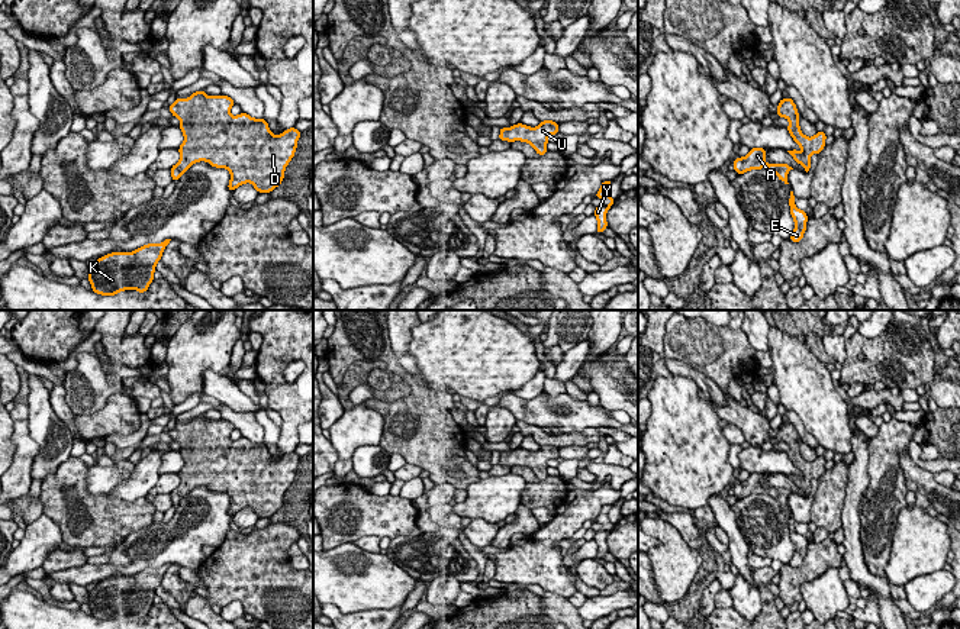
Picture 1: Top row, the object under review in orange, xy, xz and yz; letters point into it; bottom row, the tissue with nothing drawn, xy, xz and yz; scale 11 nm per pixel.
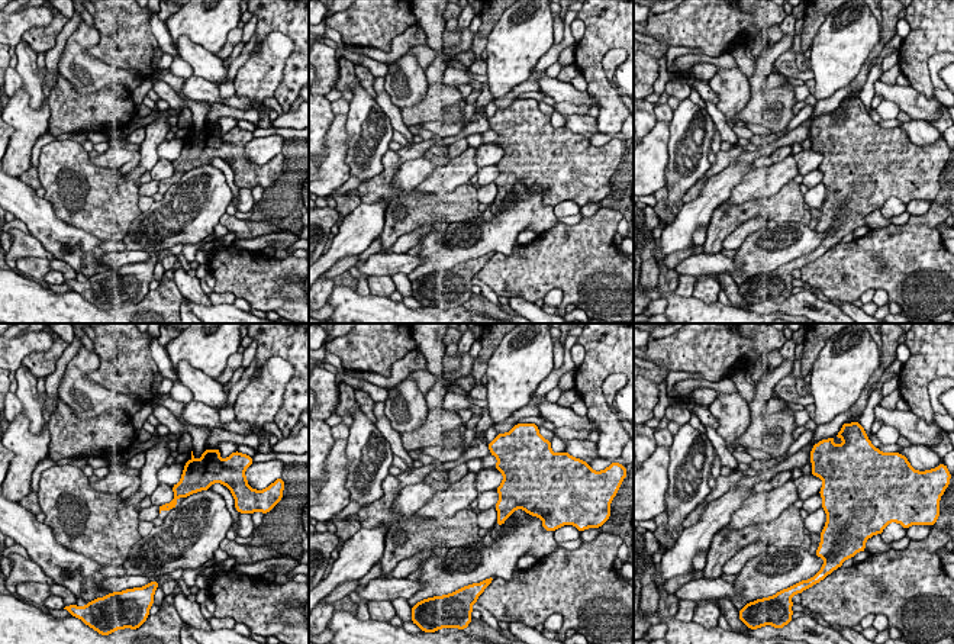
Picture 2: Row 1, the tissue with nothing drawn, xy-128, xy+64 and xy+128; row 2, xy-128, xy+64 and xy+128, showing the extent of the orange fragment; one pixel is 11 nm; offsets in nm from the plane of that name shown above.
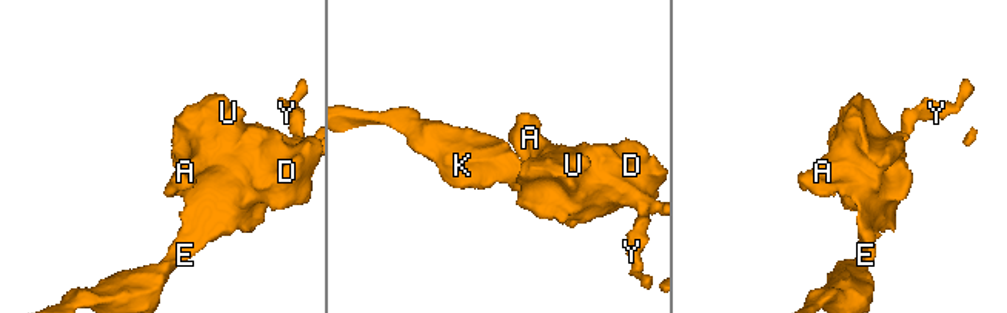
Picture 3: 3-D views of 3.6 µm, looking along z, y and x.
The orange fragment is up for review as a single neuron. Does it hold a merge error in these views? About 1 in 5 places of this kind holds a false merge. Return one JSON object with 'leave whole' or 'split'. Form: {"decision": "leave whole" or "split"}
{"decision": "leave whole"}

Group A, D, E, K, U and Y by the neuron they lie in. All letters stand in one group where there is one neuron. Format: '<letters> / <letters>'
A D E K U Y

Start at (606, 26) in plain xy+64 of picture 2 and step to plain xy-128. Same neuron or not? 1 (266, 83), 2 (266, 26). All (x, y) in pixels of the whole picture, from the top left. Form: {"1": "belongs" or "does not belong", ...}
{"1": "does not belong", "2": "belongs"}

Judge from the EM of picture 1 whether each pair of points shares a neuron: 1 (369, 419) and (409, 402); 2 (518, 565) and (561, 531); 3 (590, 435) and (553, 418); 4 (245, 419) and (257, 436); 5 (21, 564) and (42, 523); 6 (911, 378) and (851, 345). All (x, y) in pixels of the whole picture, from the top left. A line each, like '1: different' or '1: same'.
1: different
2: same
3: different
4: same
5: same
6: same

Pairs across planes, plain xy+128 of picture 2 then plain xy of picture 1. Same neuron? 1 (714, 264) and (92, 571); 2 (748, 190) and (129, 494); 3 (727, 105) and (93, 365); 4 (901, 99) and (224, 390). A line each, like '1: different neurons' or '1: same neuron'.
1: same neuron
2: same neuron
3: same neuron
4: same neuron

